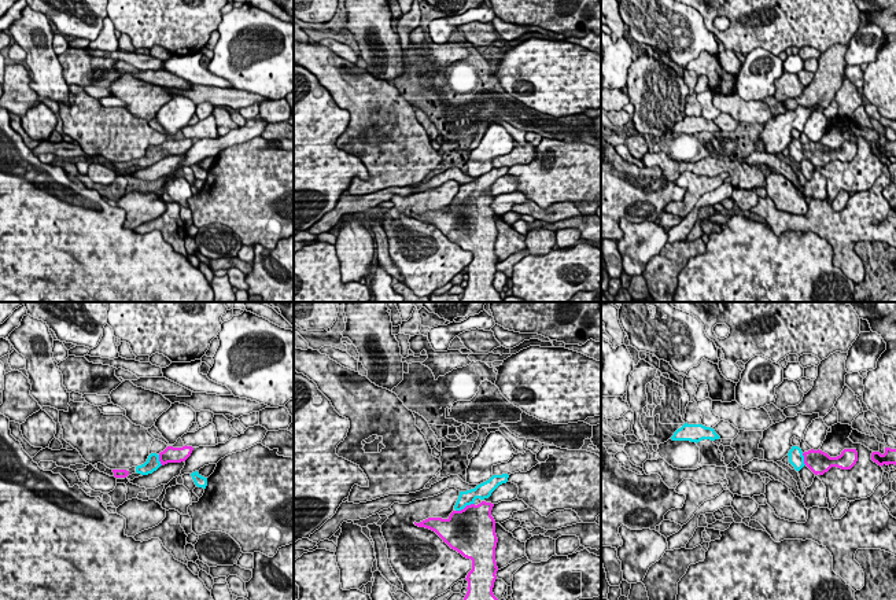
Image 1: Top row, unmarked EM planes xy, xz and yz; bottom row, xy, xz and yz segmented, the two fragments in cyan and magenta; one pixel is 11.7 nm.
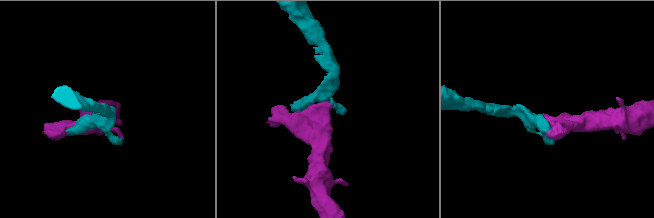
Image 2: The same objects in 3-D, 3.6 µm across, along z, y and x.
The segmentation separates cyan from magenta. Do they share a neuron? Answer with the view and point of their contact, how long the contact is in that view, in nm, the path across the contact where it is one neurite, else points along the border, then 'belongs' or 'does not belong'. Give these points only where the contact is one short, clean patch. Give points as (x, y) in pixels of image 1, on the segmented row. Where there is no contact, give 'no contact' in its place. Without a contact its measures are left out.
meets cyan in xz at (464, 507); contact 240 nm long; belongs

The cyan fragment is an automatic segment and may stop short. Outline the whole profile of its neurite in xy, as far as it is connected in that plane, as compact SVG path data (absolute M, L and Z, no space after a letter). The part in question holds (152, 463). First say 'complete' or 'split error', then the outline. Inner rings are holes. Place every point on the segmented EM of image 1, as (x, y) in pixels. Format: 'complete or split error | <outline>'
split error | M187 445L182 448L167 446L159 454L151 453L144 464L136 467L136 472L141 475L148 475L167 463L185 461L191 456L192 450L193 448Z

